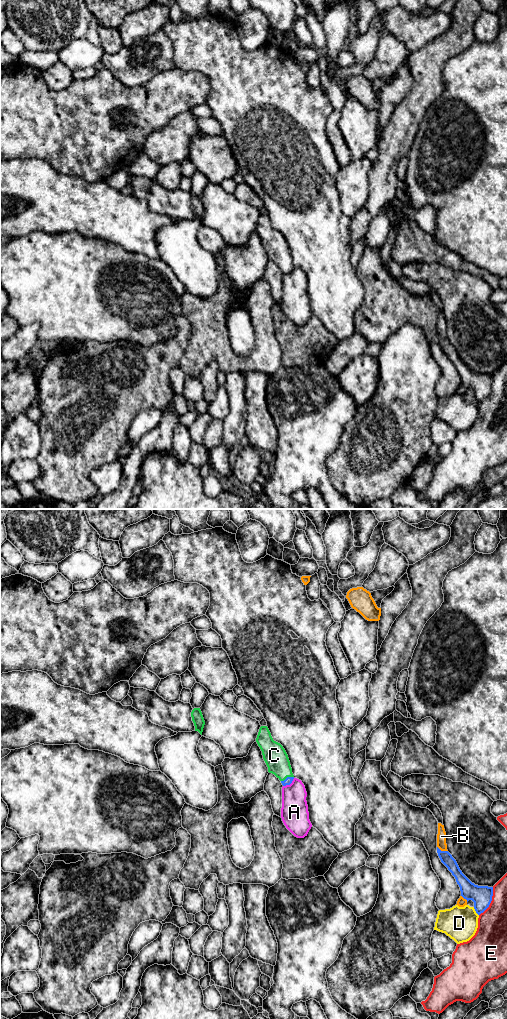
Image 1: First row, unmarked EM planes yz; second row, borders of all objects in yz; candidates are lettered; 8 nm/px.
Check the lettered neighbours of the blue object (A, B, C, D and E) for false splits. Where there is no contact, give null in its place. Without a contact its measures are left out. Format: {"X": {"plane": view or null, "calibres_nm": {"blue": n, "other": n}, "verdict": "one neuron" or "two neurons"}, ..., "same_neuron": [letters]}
{"A": {"plane": "yz", "calibres_nm": {"blue": 60, "other": 220}, "verdict": "two neurons"}, "B": {"plane": "yz", "calibres_nm": {"blue": 100, "other": 80}, "verdict": "two neurons"}, "C": {"plane": "yz", "calibres_nm": {"blue": 60, "other": 190}, "verdict": "one neuron"}, "D": {"plane": "yz", "calibres_nm": {"blue": 160, "other": 280}, "verdict": "two neurons"}, "E": {"plane": "yz", "calibres_nm": {"blue": 160, "other": 240}, "verdict": "two neurons"}, "same_neuron": ["C"]}

